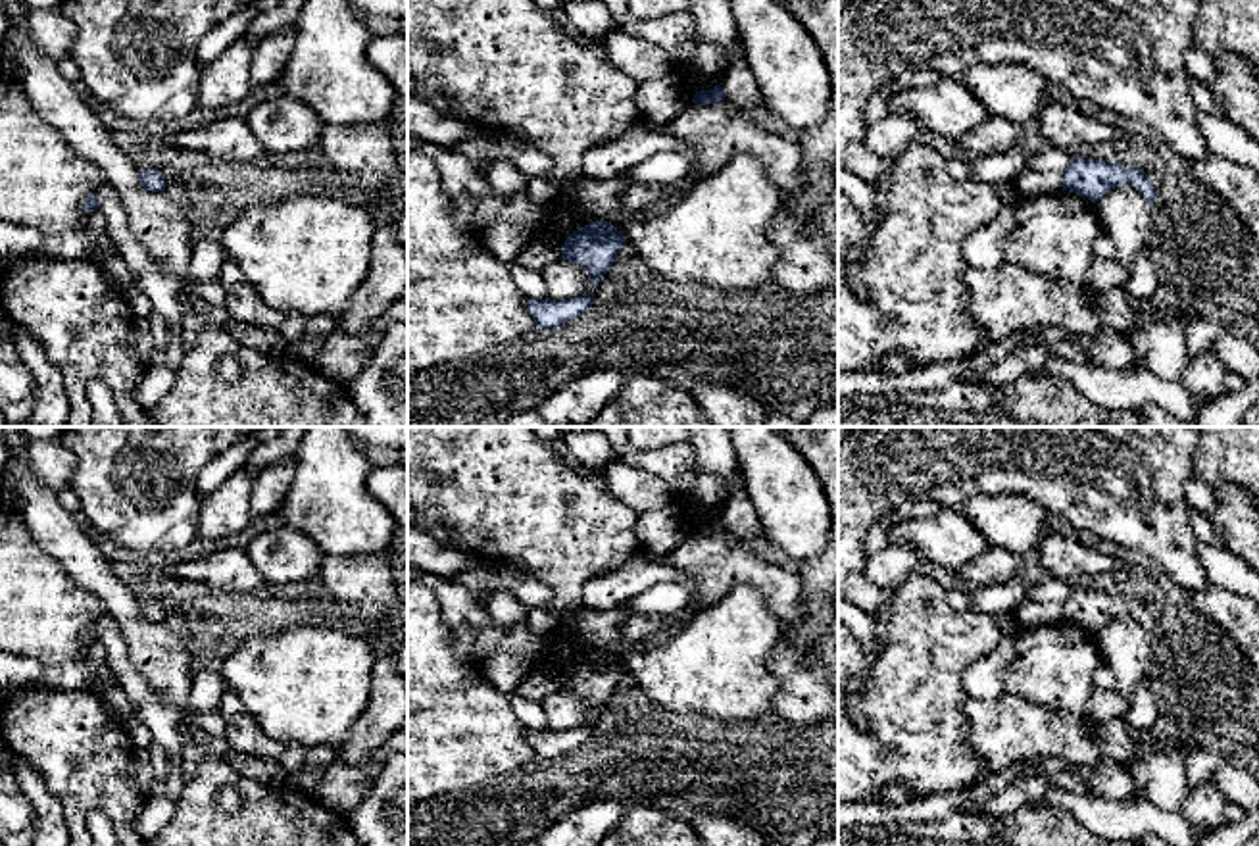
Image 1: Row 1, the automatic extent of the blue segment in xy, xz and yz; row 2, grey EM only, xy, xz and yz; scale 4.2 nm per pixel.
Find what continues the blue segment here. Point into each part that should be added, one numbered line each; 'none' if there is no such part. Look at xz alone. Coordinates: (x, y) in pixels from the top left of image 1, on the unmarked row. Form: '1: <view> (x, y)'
none

